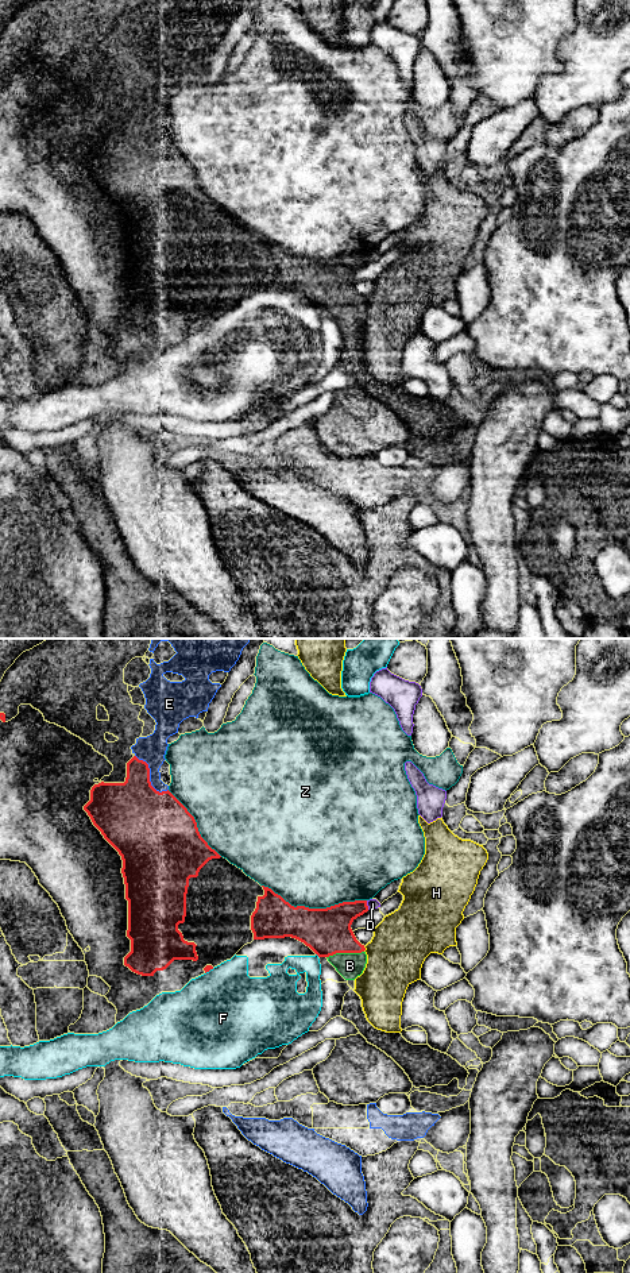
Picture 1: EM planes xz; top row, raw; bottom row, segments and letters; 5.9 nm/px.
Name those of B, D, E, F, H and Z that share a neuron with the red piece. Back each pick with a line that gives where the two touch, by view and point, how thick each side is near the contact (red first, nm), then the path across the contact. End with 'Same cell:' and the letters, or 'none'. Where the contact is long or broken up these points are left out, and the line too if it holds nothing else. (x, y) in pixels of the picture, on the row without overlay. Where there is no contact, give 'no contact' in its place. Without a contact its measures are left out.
B: contact xz (344, 304); calibres 280 and 160 nm; way xz (327, 284), (344, 304), (350, 311), (350, 317)
Same cell: B

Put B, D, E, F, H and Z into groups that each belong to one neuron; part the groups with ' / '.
B / D / E / F / H / Z

